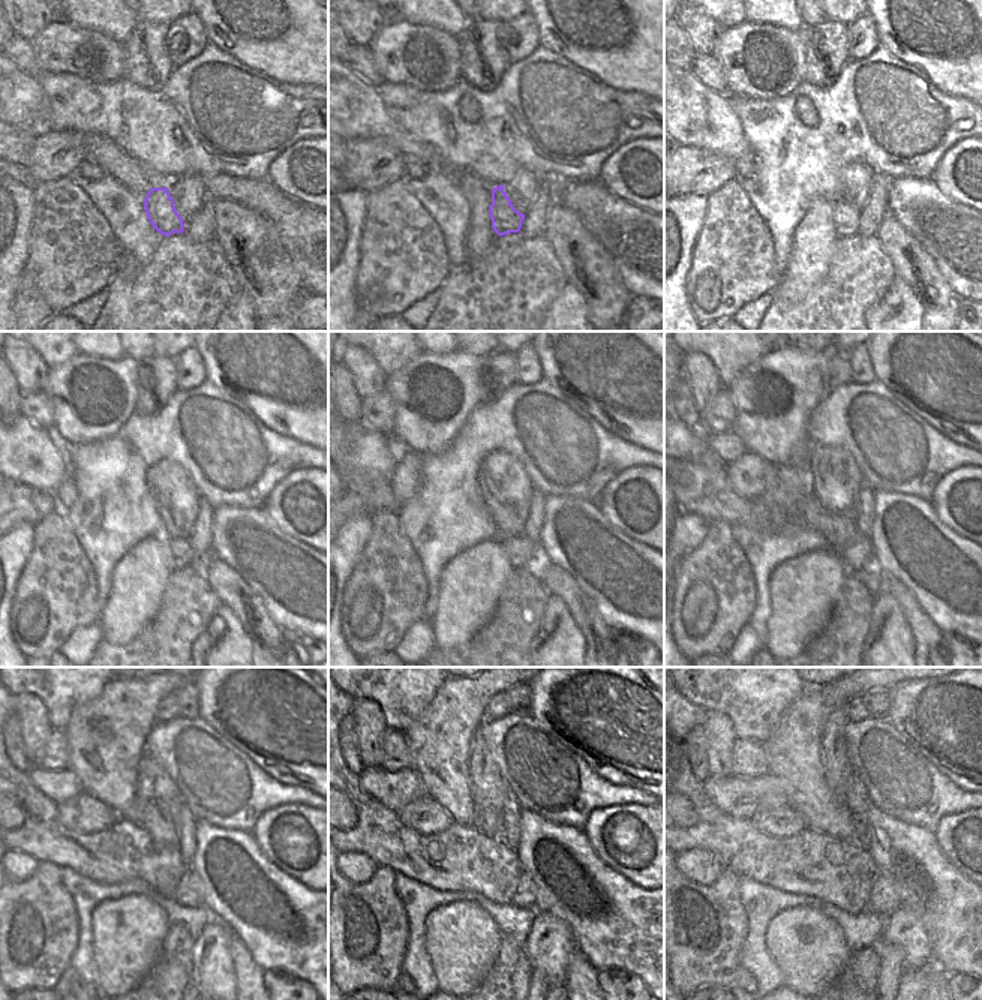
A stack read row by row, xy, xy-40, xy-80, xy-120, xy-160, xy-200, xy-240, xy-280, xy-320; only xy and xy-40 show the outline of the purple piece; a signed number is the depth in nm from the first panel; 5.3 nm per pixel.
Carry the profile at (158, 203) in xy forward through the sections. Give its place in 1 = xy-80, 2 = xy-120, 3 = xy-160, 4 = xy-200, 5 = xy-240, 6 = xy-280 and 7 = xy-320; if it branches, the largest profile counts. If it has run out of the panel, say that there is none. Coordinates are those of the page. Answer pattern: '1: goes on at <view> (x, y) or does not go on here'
1: goes on at xy-80 (846, 218)
2: goes on at xy-120 (180, 555)
3: goes on at xy-160 (520, 552)
4: goes on at xy-200 (856, 555)
5: goes on at xy-240 (188, 894)
6: goes on at xy-280 (525, 895)
7: goes on at xy-320 (883, 897)

